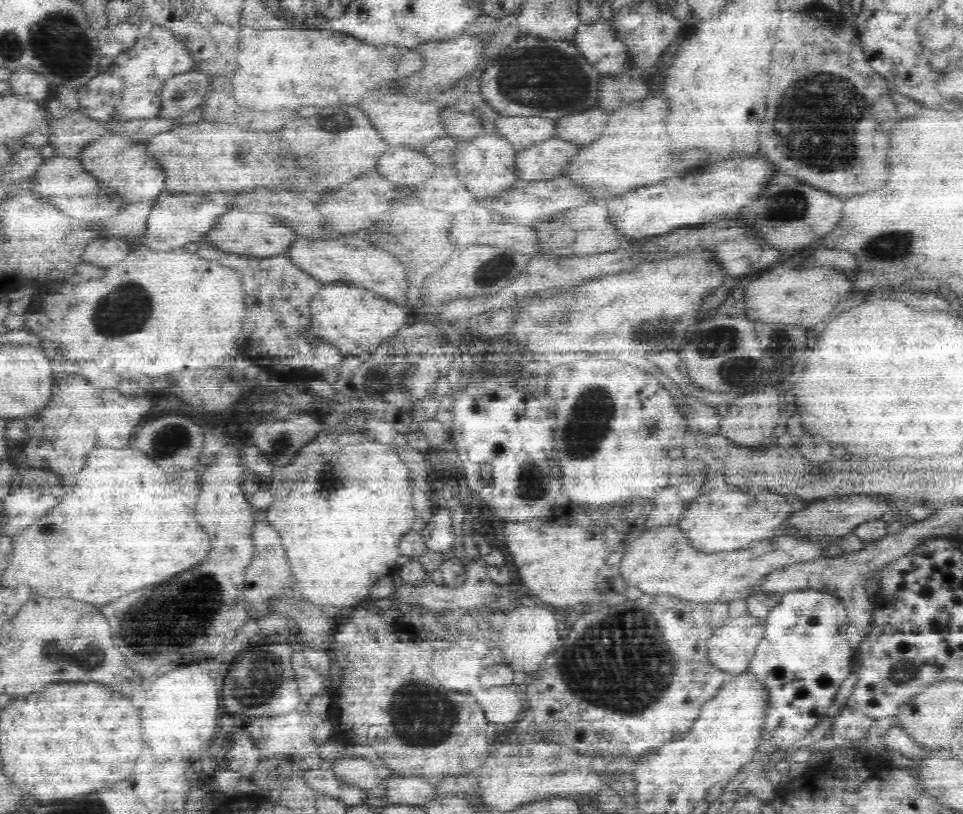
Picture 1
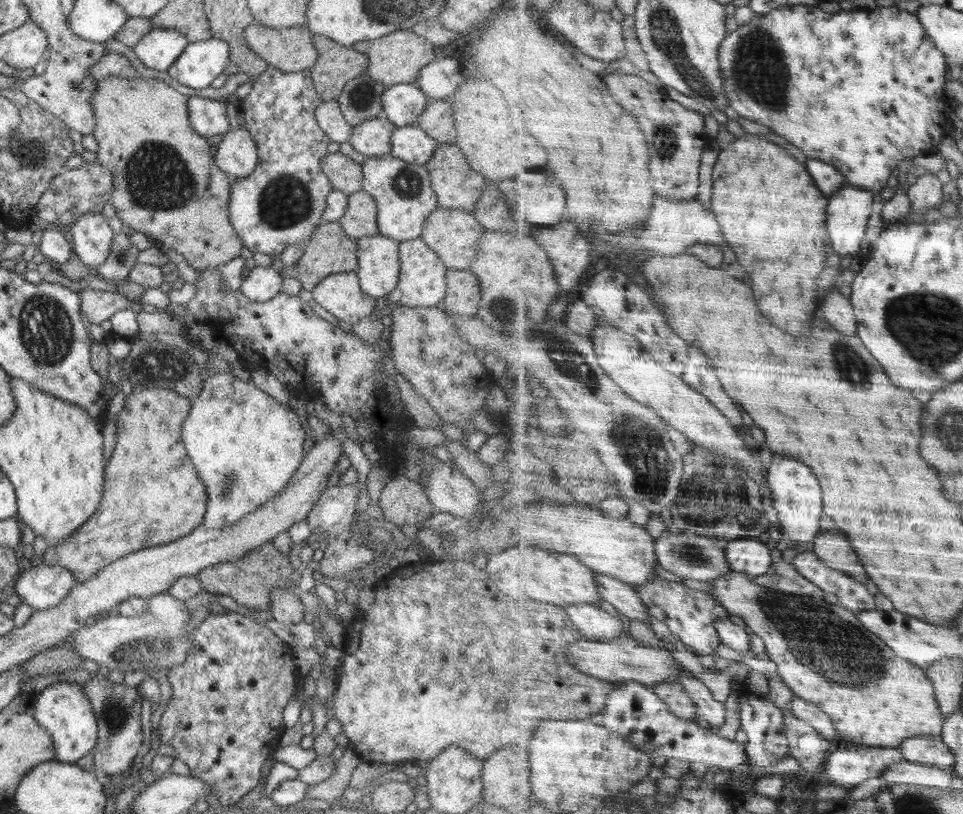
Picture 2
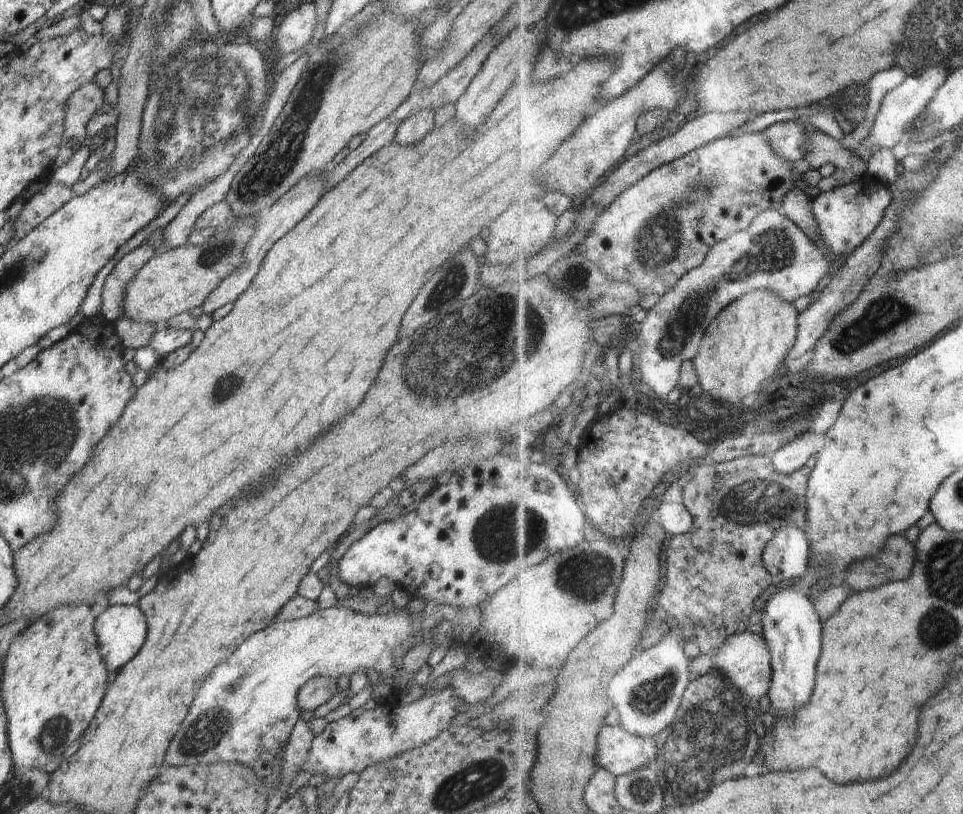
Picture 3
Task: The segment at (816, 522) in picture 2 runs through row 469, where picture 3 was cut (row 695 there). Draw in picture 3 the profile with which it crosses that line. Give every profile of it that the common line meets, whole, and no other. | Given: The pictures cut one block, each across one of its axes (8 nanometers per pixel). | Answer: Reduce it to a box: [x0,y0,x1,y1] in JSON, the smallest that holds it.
[762,583,824,714]

